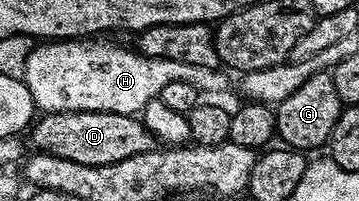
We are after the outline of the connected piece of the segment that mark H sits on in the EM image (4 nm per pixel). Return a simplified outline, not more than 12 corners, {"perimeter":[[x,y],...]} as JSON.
{"perimeter":[[105,38],[38,43],[23,79],[42,113],[141,113],[172,80],[224,71]]}

